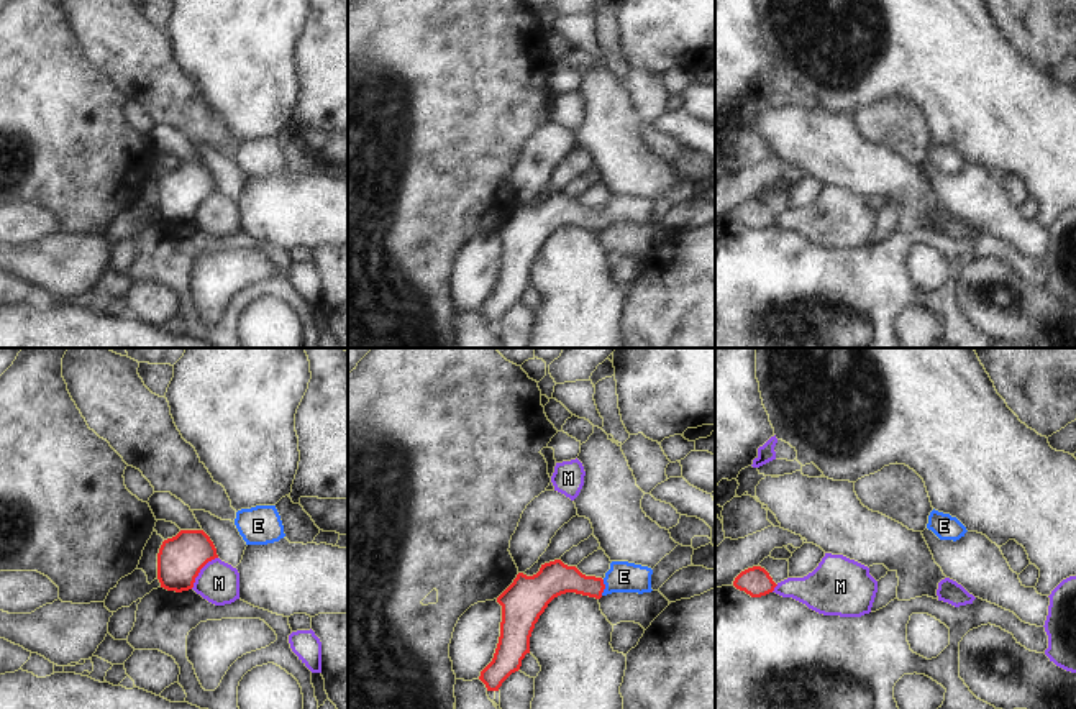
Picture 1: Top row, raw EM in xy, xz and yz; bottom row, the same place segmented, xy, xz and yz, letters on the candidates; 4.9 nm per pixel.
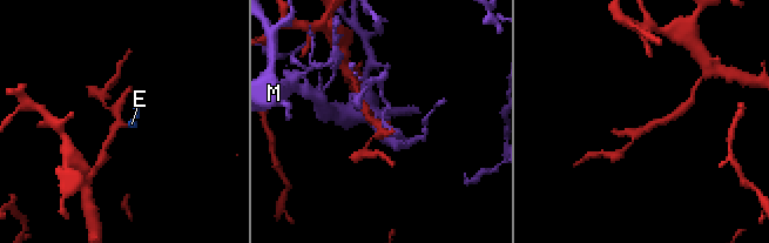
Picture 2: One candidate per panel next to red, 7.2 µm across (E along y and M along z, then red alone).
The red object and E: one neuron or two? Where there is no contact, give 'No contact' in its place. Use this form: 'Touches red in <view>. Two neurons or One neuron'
Touches red in xz. One neuron.

